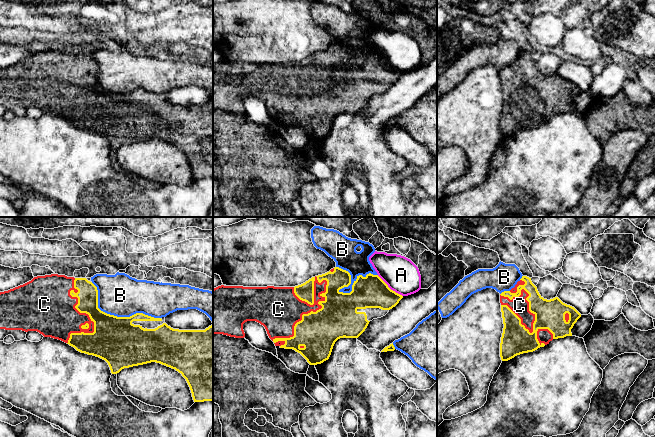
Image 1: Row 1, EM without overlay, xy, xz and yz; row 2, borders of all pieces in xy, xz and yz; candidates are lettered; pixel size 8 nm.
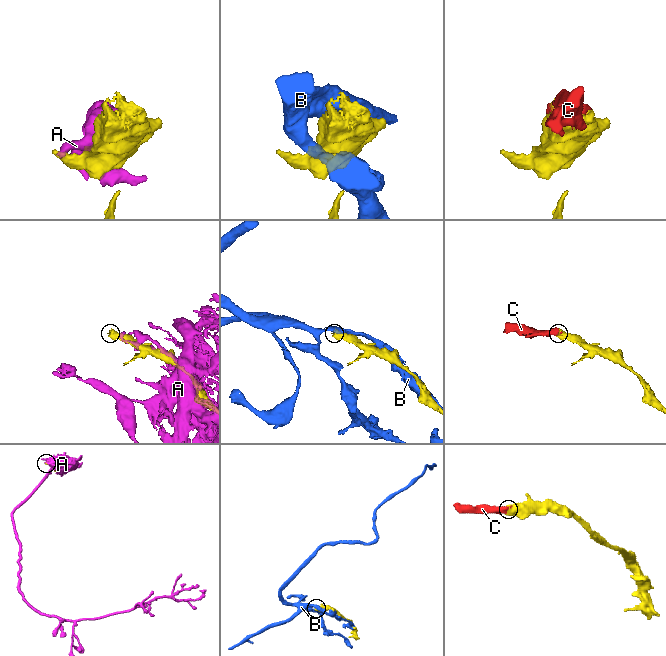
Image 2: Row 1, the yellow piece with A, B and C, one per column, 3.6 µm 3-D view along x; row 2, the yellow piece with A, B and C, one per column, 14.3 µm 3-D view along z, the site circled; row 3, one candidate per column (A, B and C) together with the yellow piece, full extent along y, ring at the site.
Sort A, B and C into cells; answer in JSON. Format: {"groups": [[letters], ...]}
{"groups": [["A"], ["B"], ["C"]]}

